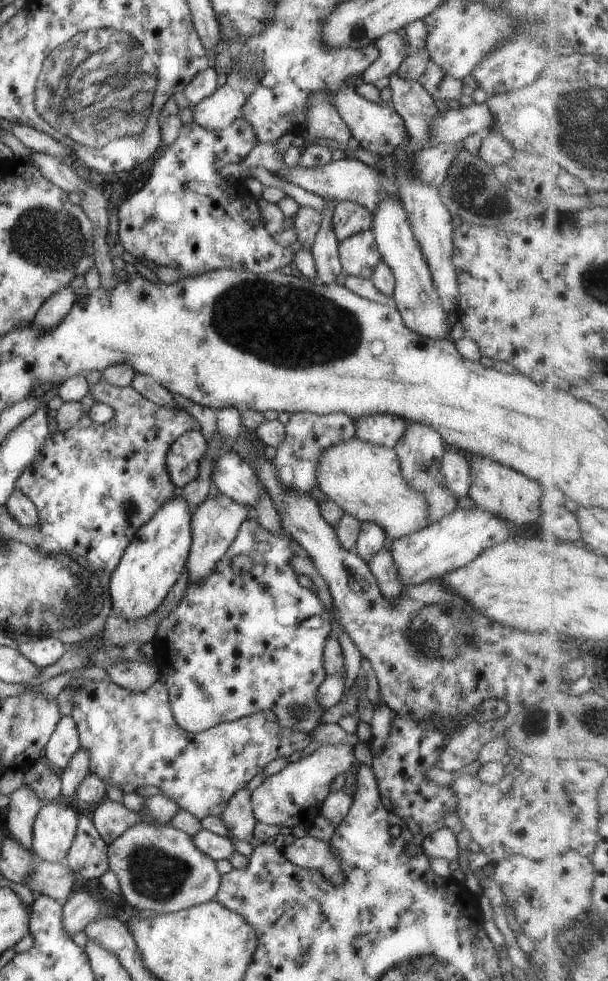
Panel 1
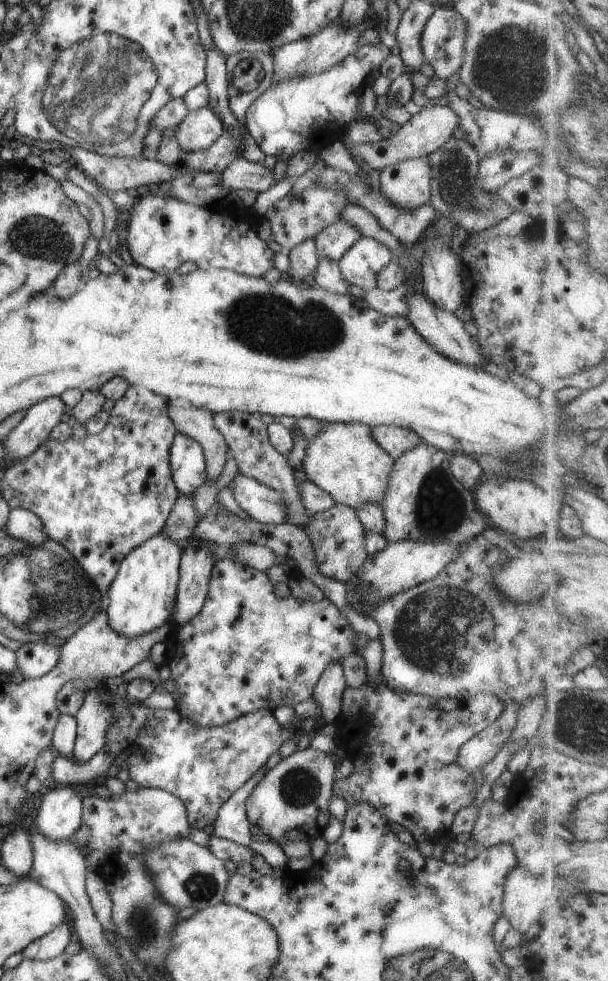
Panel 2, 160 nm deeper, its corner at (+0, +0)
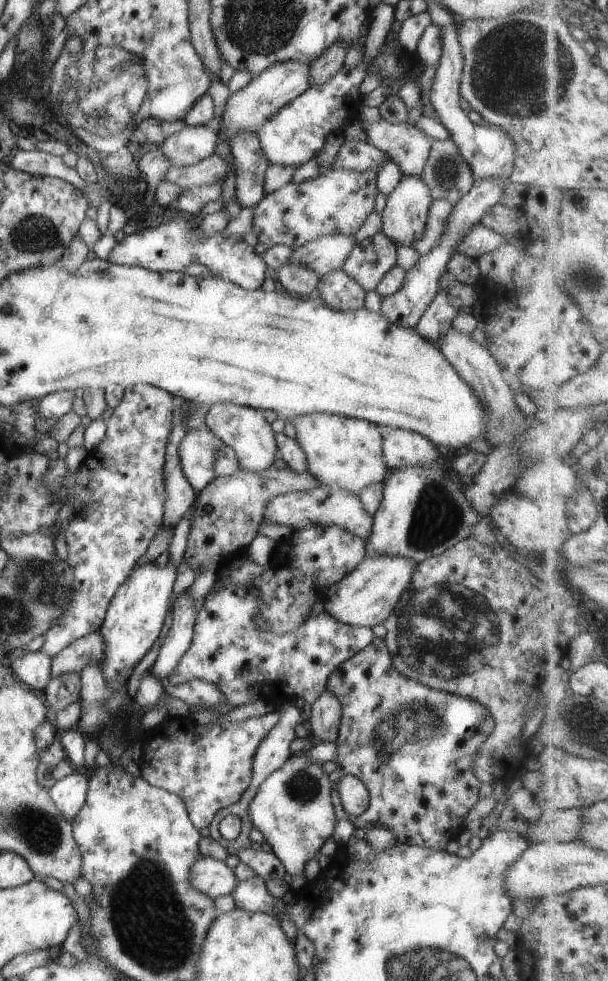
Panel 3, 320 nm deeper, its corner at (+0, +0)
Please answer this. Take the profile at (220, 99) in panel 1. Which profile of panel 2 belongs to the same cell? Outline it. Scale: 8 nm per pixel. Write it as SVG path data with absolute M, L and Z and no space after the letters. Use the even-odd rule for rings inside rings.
M209 107L188 111L176 126L173 138L179 145L181 155L189 151L205 149L224 130L219 117Z

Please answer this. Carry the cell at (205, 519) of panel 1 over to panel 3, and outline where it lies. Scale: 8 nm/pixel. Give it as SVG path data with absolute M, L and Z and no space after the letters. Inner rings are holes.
M186 591L178 596L173 604L172 620L167 635L159 647L158 654L149 667L150 673L159 682L167 678L181 655L187 650L192 639L192 628L199 602L188 597Z

